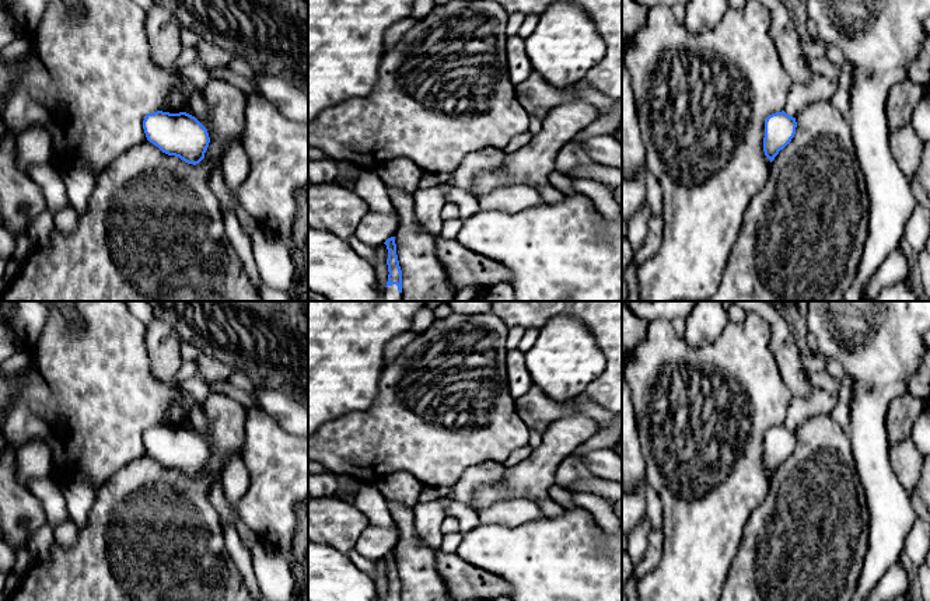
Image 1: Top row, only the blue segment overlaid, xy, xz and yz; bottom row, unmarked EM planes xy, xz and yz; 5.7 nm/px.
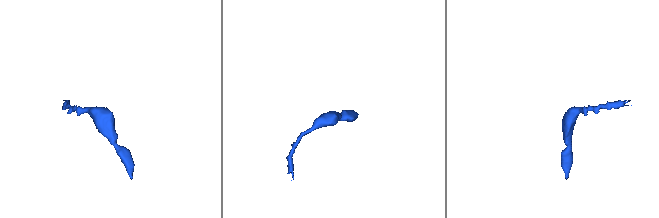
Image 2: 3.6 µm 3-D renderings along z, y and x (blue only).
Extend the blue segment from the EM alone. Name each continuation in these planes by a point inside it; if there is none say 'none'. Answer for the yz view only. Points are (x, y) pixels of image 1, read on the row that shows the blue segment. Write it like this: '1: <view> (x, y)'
none

